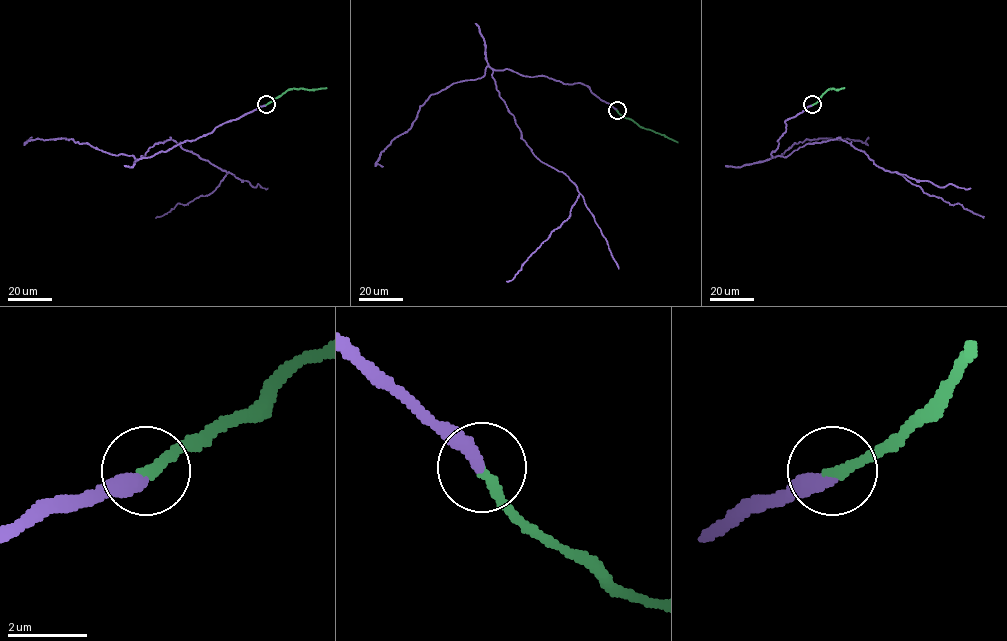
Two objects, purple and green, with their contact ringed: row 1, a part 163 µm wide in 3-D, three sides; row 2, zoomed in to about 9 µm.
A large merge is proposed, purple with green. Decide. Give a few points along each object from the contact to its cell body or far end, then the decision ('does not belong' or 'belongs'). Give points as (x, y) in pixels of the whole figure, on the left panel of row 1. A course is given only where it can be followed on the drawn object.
course purple (266, 105), (194, 140), (141, 155), (171, 138), (228, 171), (211, 193), (155, 218); course green (266, 104), (289, 89), (327, 88); belongs

